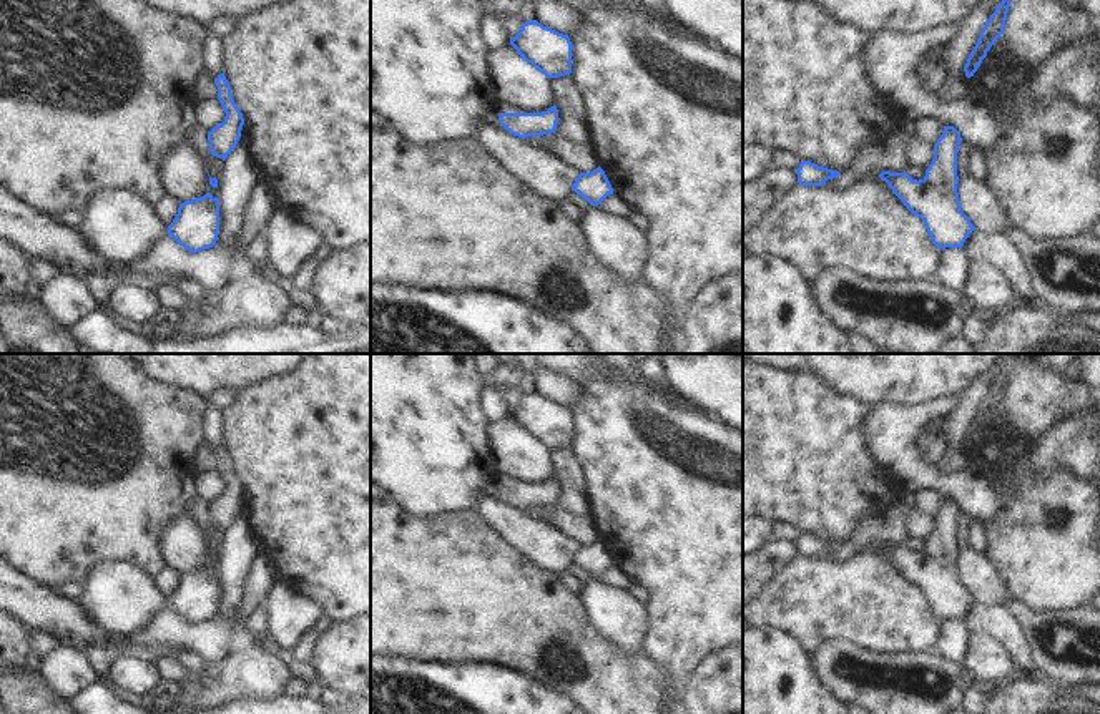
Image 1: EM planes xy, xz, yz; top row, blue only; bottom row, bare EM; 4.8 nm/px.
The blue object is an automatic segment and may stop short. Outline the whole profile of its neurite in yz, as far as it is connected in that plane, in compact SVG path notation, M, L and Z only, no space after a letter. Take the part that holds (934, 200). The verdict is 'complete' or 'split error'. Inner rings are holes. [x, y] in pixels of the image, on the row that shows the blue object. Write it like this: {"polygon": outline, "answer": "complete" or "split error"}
{"polygon": "M944 126L934 144L934 159L922 179L907 173L882 171L879 178L889 184L904 206L924 221L924 226L939 249L962 249L975 227L960 211L957 193L957 151L962 138L954 126Z", "answer": "complete"}

